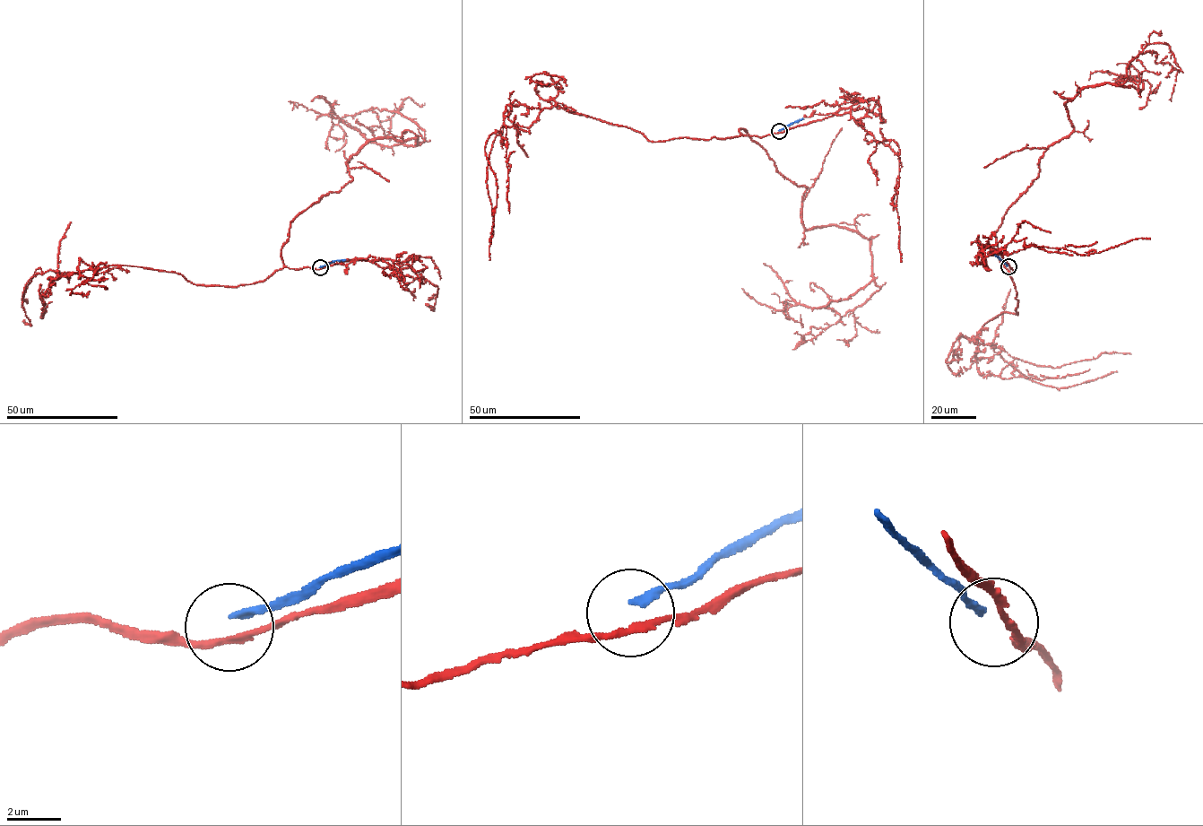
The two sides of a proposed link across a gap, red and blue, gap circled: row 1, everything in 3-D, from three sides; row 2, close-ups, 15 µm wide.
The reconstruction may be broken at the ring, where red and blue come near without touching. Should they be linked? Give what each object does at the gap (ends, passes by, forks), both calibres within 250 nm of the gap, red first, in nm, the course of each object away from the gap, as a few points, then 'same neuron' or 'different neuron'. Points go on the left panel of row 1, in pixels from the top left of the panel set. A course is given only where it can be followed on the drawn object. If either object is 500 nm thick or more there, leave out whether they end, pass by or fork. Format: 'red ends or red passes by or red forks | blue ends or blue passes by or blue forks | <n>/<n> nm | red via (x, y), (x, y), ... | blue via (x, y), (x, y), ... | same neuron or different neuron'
red passes by | blue ends | 240/240 nm | red via (319, 268), (284, 265), (290, 222), (352, 178), (369, 140), (424, 130), (370, 108), (339, 122), (335, 152) | blue via (321, 267), (345, 260) | different neuron

